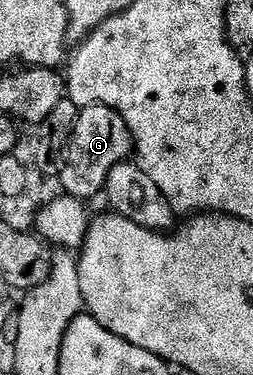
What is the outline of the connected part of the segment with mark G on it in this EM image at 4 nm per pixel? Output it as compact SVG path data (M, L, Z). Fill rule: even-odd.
M88 104L79 111L75 126L67 138L57 165L57 178L63 184L65 195L90 202L97 192L99 194L105 189L112 168L129 161L134 155L134 136L122 115L103 104Z

